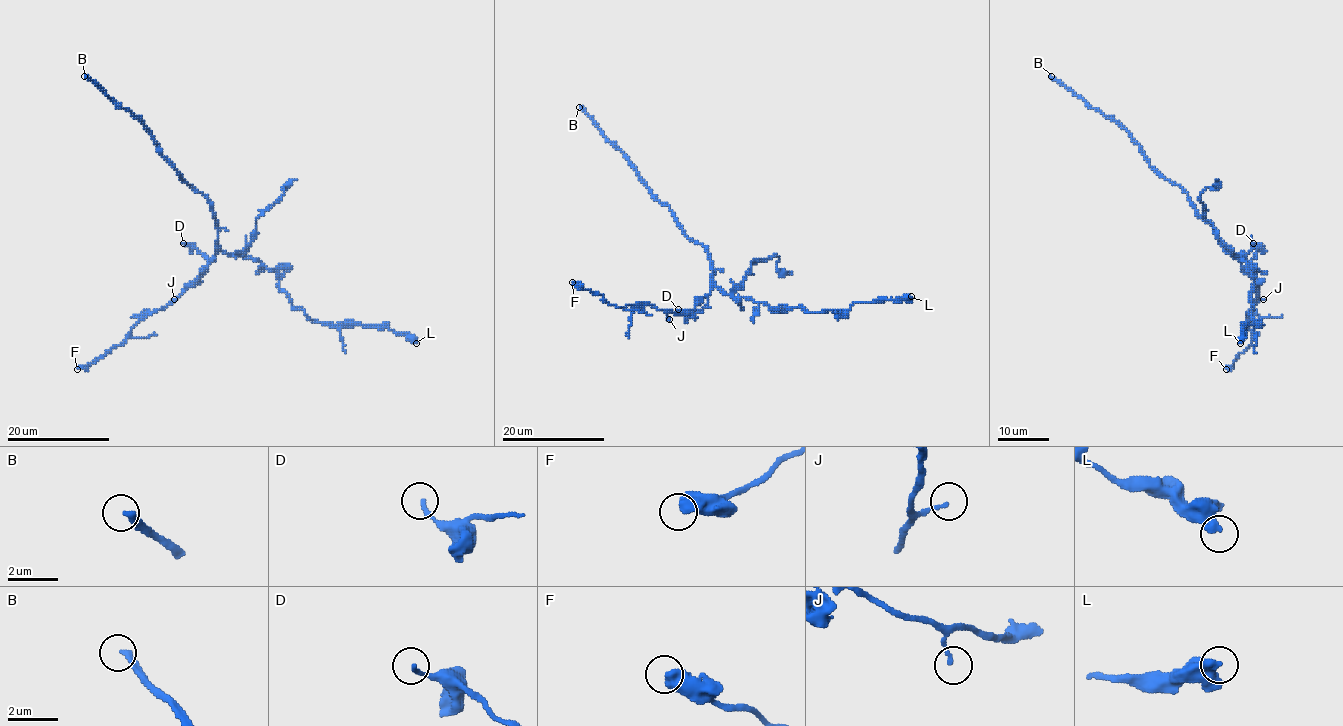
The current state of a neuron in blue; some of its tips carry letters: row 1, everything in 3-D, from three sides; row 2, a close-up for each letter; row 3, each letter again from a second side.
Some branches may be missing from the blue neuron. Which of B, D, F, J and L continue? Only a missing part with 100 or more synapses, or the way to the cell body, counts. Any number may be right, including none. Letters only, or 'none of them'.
B

